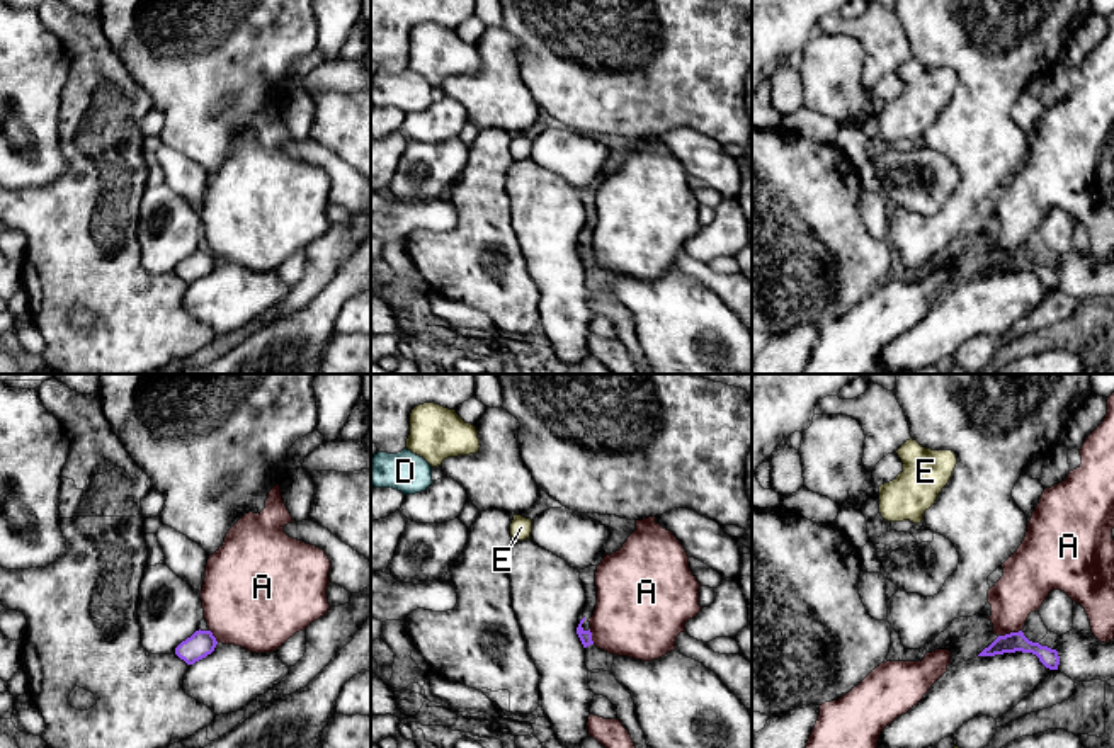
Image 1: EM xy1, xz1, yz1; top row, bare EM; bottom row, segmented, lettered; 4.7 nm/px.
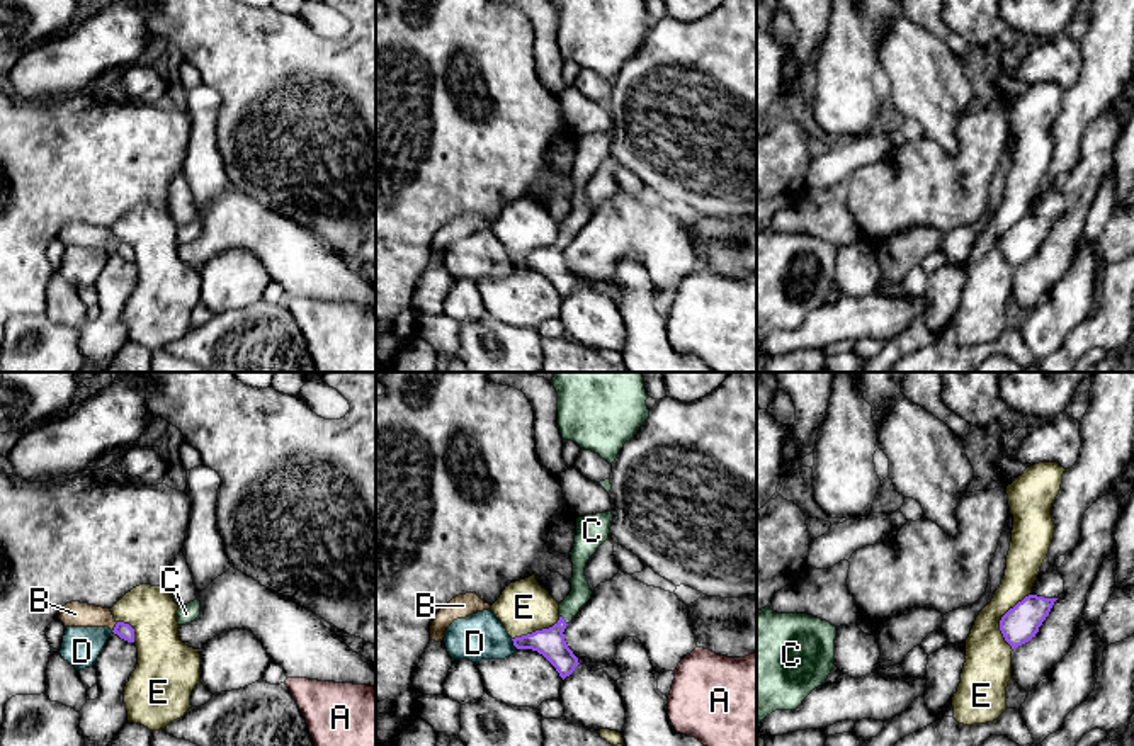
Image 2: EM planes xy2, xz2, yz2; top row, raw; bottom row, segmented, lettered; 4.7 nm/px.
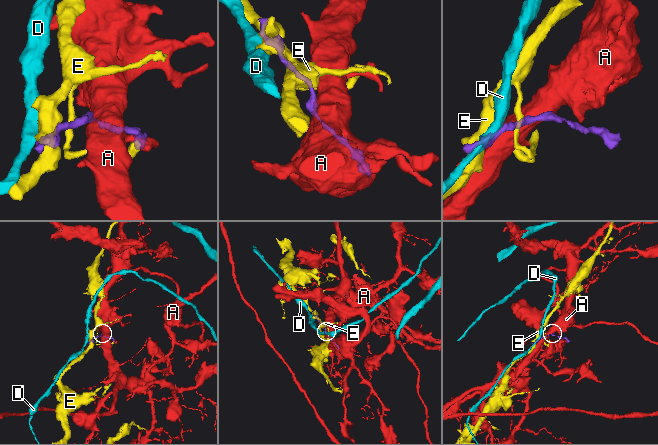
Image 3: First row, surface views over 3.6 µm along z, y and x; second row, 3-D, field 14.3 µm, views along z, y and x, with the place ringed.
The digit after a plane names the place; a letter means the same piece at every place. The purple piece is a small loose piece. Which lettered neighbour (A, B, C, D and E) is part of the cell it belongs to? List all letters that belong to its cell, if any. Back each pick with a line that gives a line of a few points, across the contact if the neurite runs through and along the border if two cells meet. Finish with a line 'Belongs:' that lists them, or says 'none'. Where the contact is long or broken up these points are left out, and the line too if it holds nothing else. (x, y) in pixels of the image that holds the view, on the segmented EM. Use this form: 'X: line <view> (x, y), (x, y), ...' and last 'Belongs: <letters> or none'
C: line xz2 (549, 643), (563, 621), (568, 607), (580, 593)
Belongs: C

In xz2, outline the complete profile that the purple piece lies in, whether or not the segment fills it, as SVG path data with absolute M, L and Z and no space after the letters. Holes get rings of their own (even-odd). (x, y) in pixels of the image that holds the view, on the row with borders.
M612 510L576 518L576 535L570 552L573 562L571 591L559 603L559 620L549 629L512 639L517 649L532 649L542 654L563 680L580 664L568 647L563 632L593 595L585 576L585 568L588 559L609 539L612 520Z

